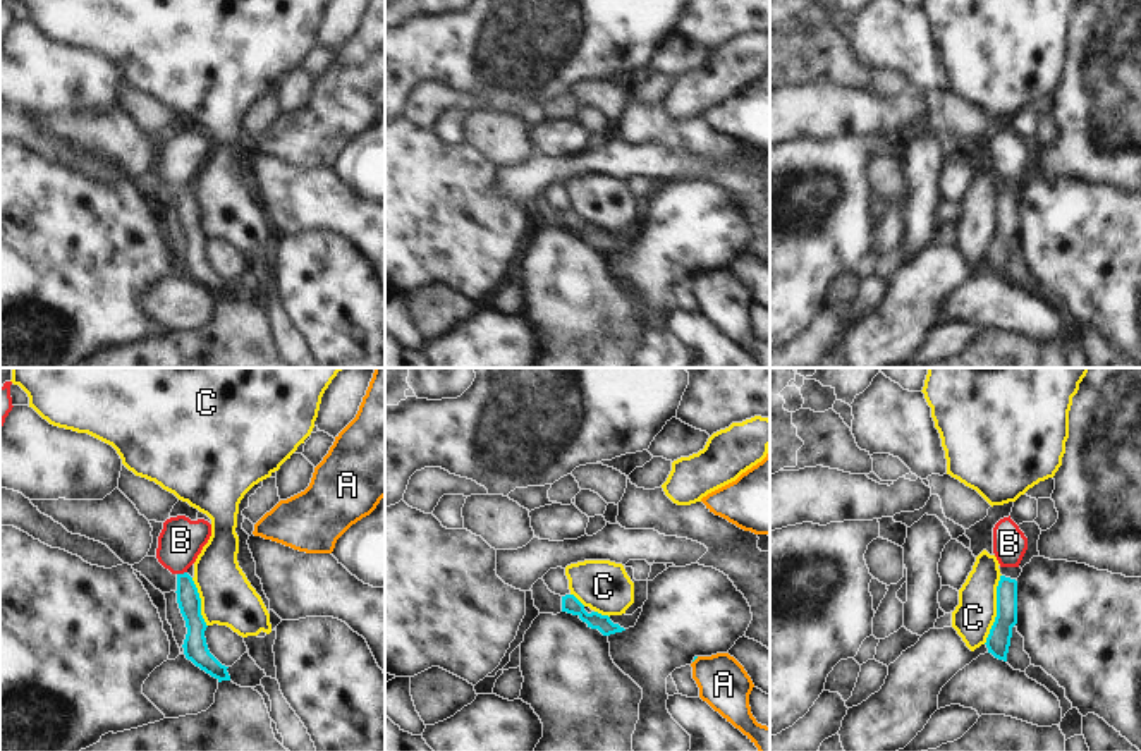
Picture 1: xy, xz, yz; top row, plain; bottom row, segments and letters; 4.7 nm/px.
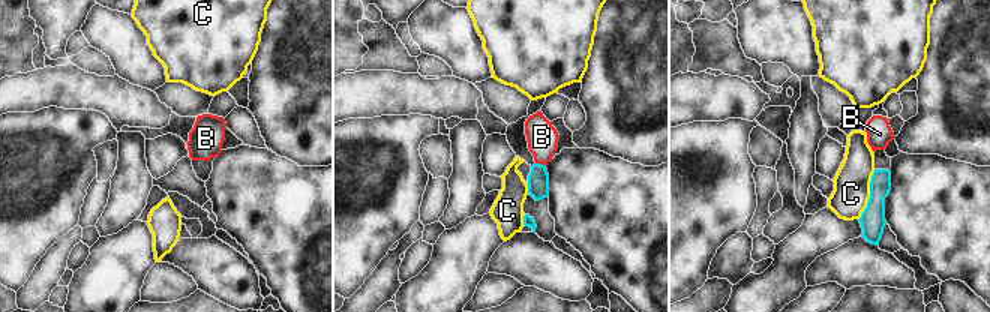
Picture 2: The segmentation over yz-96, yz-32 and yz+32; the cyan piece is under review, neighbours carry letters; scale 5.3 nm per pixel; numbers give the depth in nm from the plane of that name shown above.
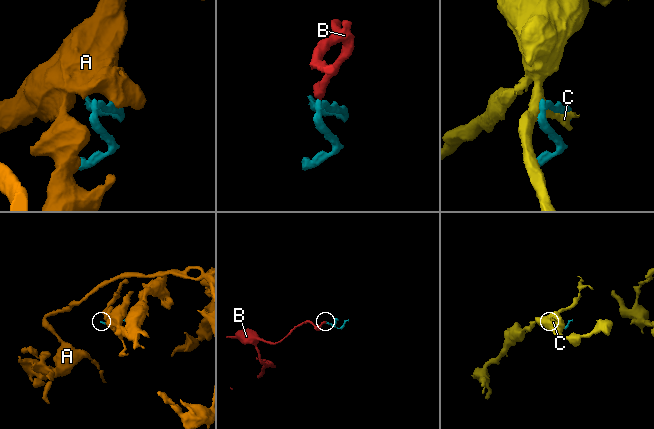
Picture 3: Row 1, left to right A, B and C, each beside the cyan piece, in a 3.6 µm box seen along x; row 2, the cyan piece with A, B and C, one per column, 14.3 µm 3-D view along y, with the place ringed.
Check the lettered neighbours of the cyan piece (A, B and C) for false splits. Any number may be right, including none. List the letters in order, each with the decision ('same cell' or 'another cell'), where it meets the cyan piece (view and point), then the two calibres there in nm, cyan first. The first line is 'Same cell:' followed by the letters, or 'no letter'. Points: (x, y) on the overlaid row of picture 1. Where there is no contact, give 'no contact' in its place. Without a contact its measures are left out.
Same cell: B
A: another cell; contact xz (695, 659); calibres 20 and 240 nm
B: same cell; contact xy (181, 574); calibres 110 and 200 nm
C: another cell; contact yz (997, 609); calibres 110 and 190 nm

